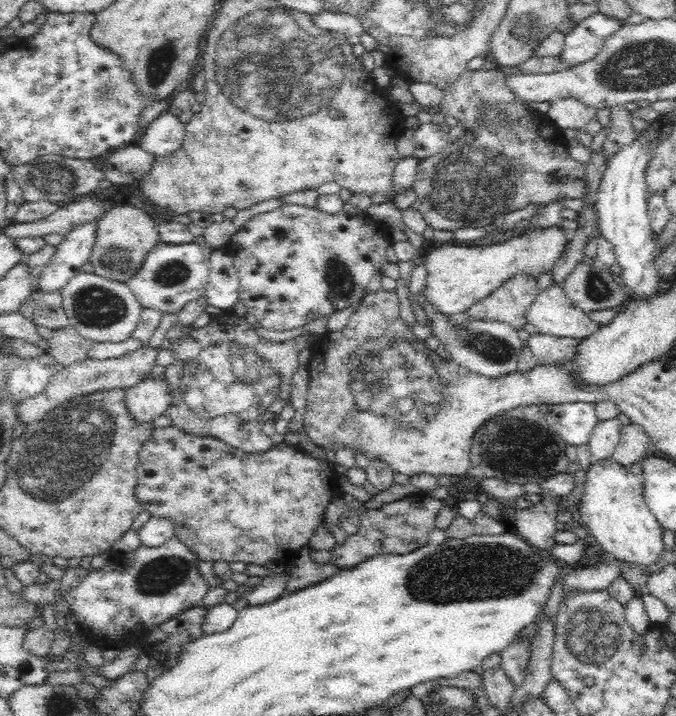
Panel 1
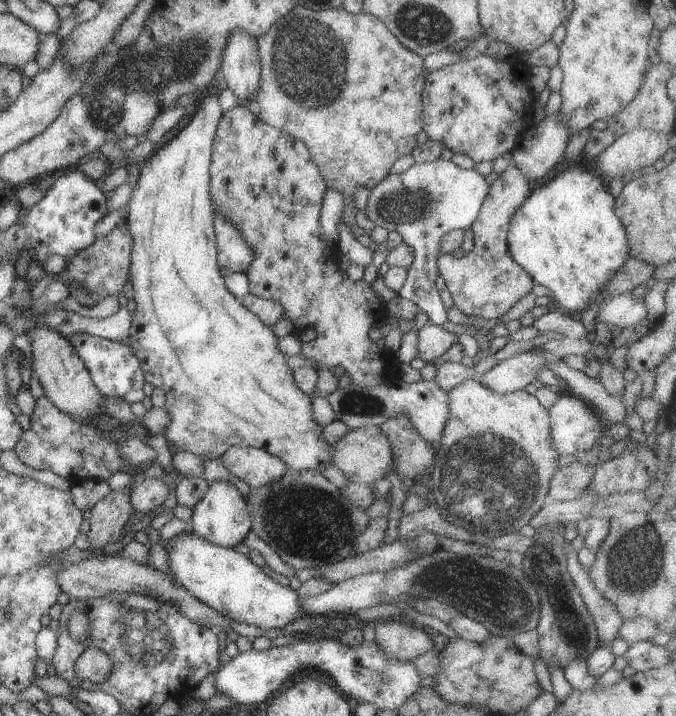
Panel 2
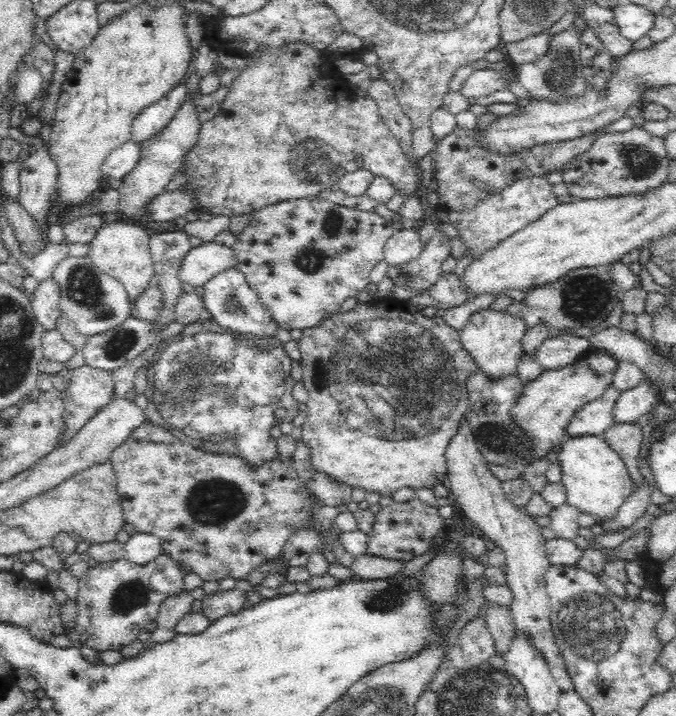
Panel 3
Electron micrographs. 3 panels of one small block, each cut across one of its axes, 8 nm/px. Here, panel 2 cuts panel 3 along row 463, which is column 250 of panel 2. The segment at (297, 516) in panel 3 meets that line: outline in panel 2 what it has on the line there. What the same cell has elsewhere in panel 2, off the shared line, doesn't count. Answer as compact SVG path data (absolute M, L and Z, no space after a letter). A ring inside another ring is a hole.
M241 105L224 112L222 119L219 121L213 146L212 146L212 161L209 167L211 177L211 200L215 206L215 214L223 215L226 219L231 221L242 232L244 239L248 242L248 245L254 250L256 257L253 264L249 267L247 278L250 284L250 293L264 298L267 300L280 302L285 307L285 318L290 318L294 323L294 333L302 330L308 330L309 326L315 326L314 328L318 332L318 336L304 345L302 354L306 359L315 361L315 364L319 369L334 369L336 366L344 369L344 373L350 377L352 385L359 385L360 387L376 387L385 384L385 376L388 371L384 365L384 358L381 358L383 348L378 346L370 340L370 329L373 328L374 322L386 314L386 303L382 301L373 290L370 283L365 280L353 282L346 276L346 273L340 272L337 267L337 263L340 258L340 252L338 244L332 244L327 246L321 242L321 227L320 218L322 211L322 204L327 189L324 180L321 178L320 172L317 170L316 164L312 161L312 156L309 154L308 148L299 139L293 138L290 134L280 131L275 127L269 126L264 122L261 122L250 110L247 110L246 106Z

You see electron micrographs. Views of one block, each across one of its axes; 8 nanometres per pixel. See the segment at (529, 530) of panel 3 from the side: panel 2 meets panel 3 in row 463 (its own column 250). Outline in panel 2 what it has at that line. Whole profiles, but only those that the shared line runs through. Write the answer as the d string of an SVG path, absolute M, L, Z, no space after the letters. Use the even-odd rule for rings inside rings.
M234 446L221 458L224 467L252 489L275 482L288 470L279 457L255 447Z

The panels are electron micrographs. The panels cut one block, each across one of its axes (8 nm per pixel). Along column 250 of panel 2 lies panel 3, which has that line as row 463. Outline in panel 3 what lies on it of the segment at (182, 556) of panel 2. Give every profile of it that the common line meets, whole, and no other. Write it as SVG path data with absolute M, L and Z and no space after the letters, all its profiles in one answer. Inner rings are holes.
M604 434L580 436L564 440L558 454L562 466L561 483L566 488L566 503L582 514L594 514L601 521L614 518L614 514L635 492L629 470L619 455L606 443Z

